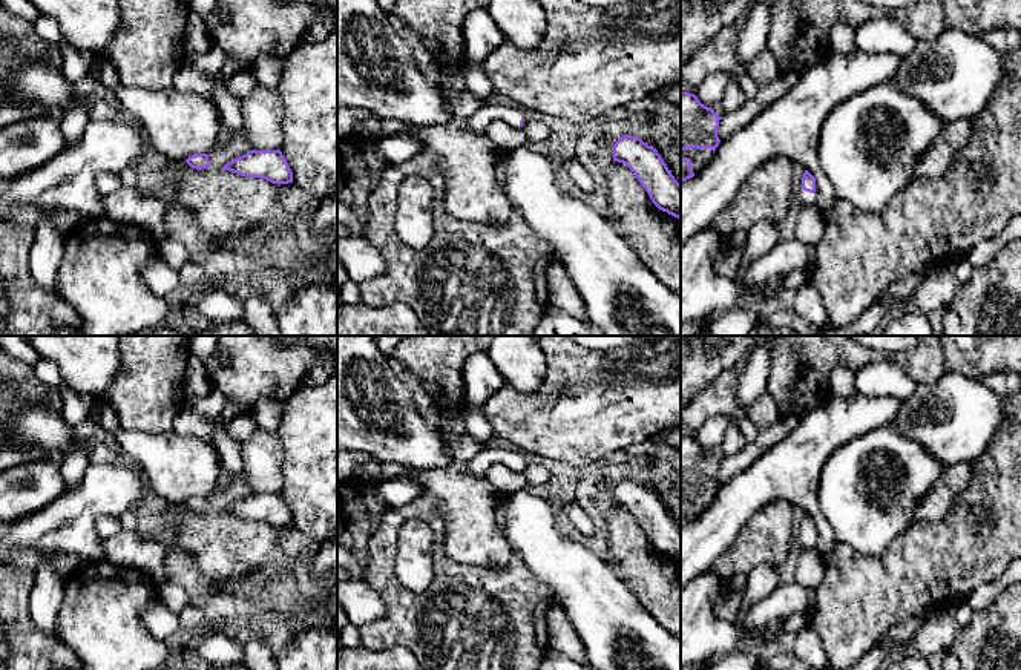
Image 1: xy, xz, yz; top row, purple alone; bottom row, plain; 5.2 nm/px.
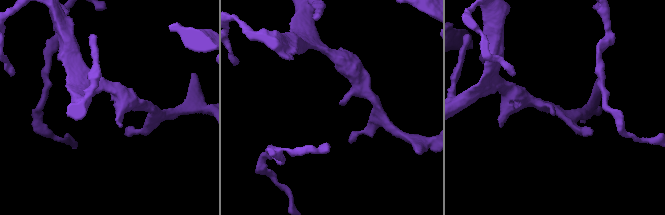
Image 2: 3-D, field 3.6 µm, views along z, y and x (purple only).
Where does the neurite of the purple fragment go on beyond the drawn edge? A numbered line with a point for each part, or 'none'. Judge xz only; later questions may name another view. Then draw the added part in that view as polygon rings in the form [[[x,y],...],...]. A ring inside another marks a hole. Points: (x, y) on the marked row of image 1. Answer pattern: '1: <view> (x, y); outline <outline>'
1: xz (480, 120); outline [[[489,104],[480,107],[472,118],[466,123],[469,133],[486,133],[491,121],[501,120],[510,126],[520,126],[521,117],[515,107],[503,104]]]

